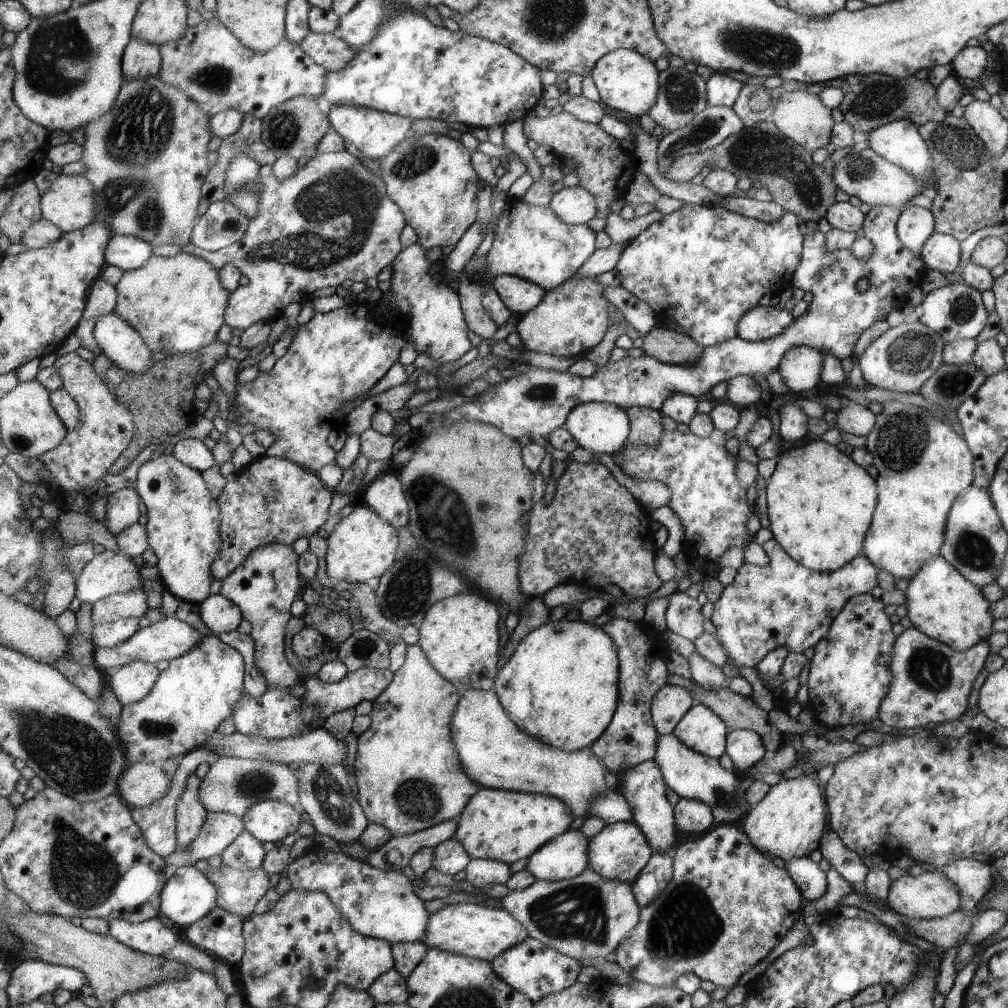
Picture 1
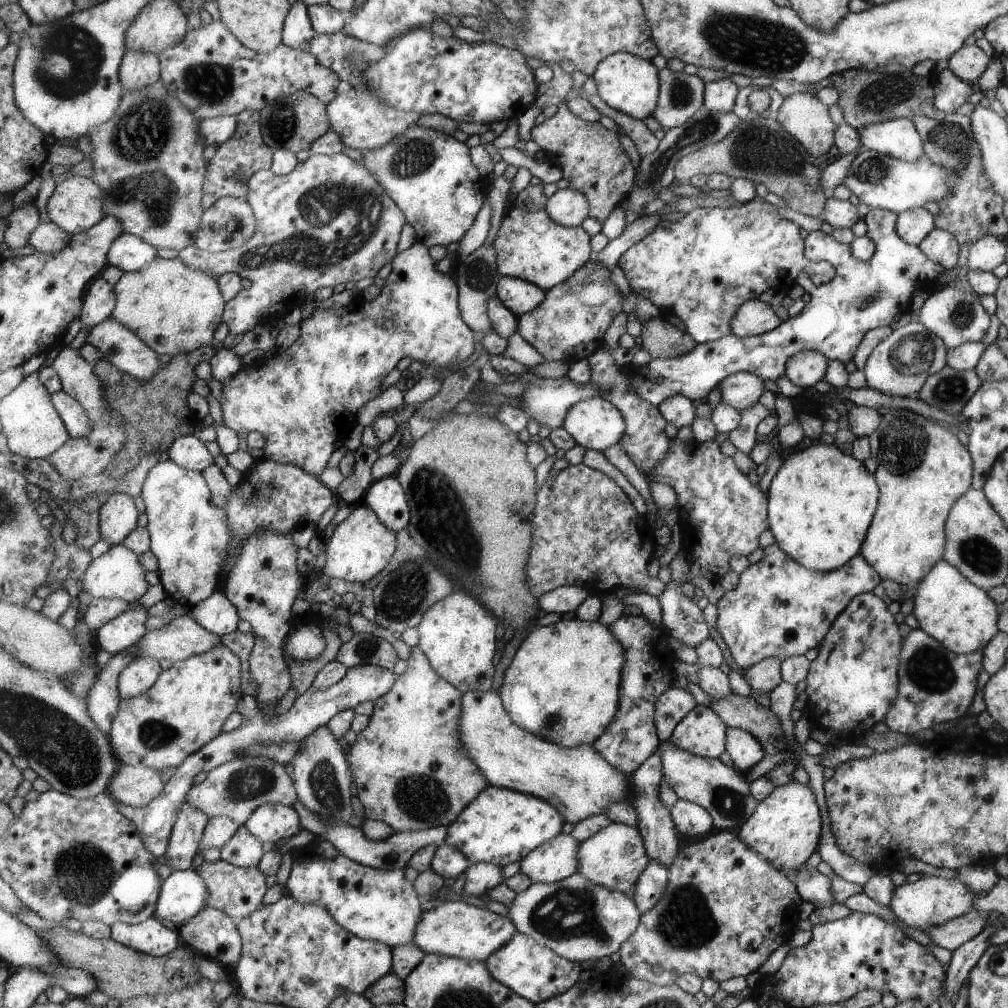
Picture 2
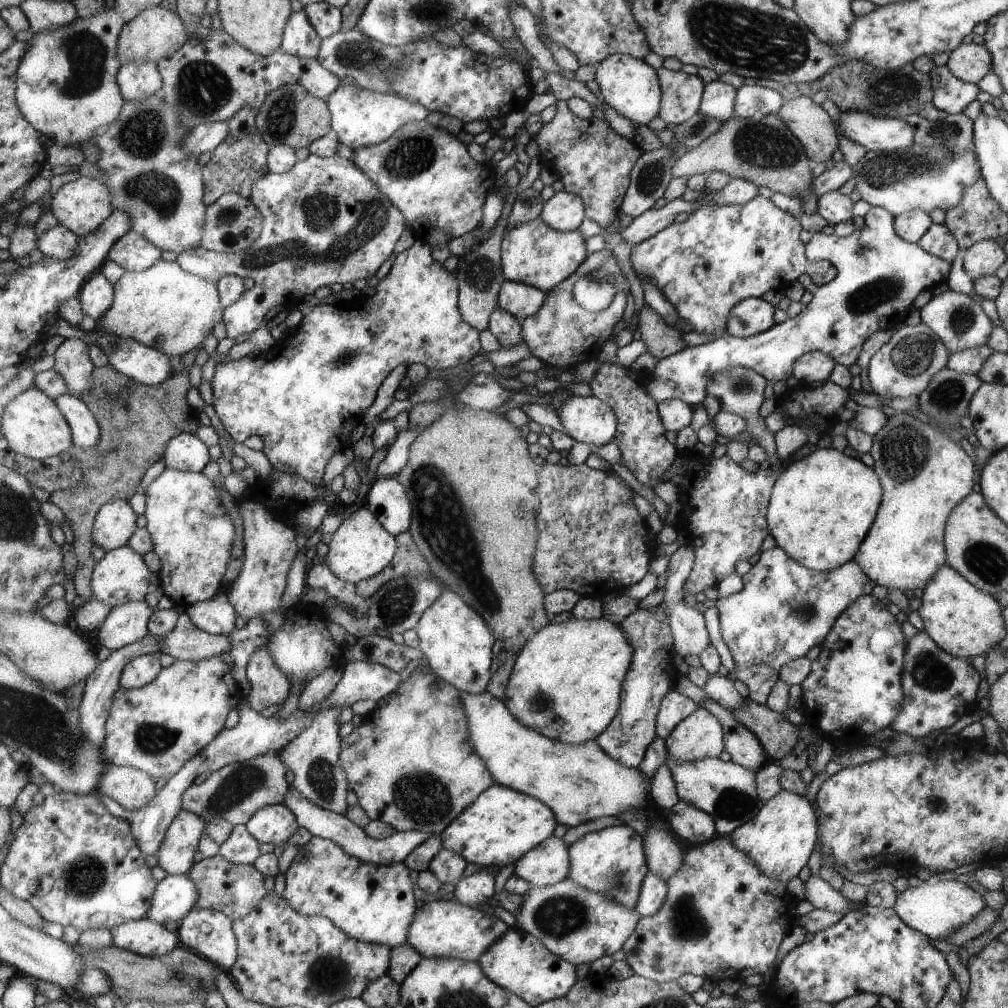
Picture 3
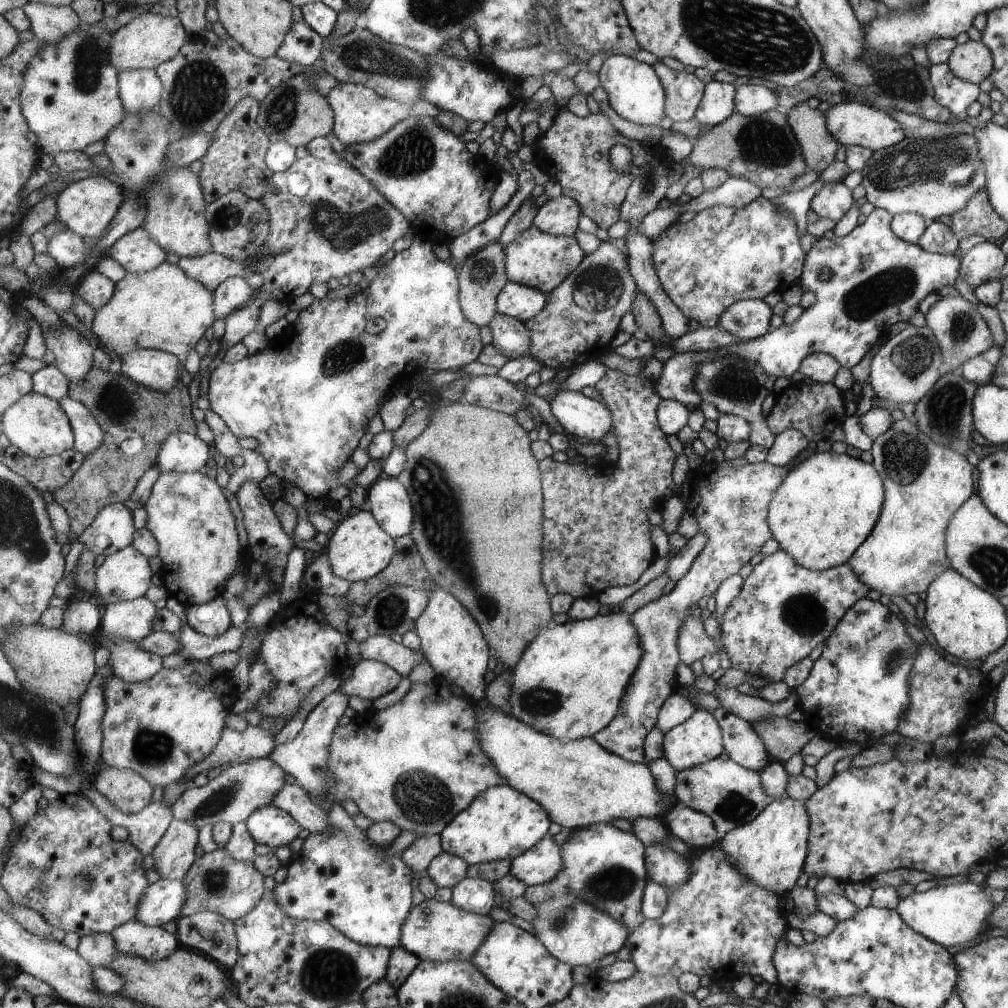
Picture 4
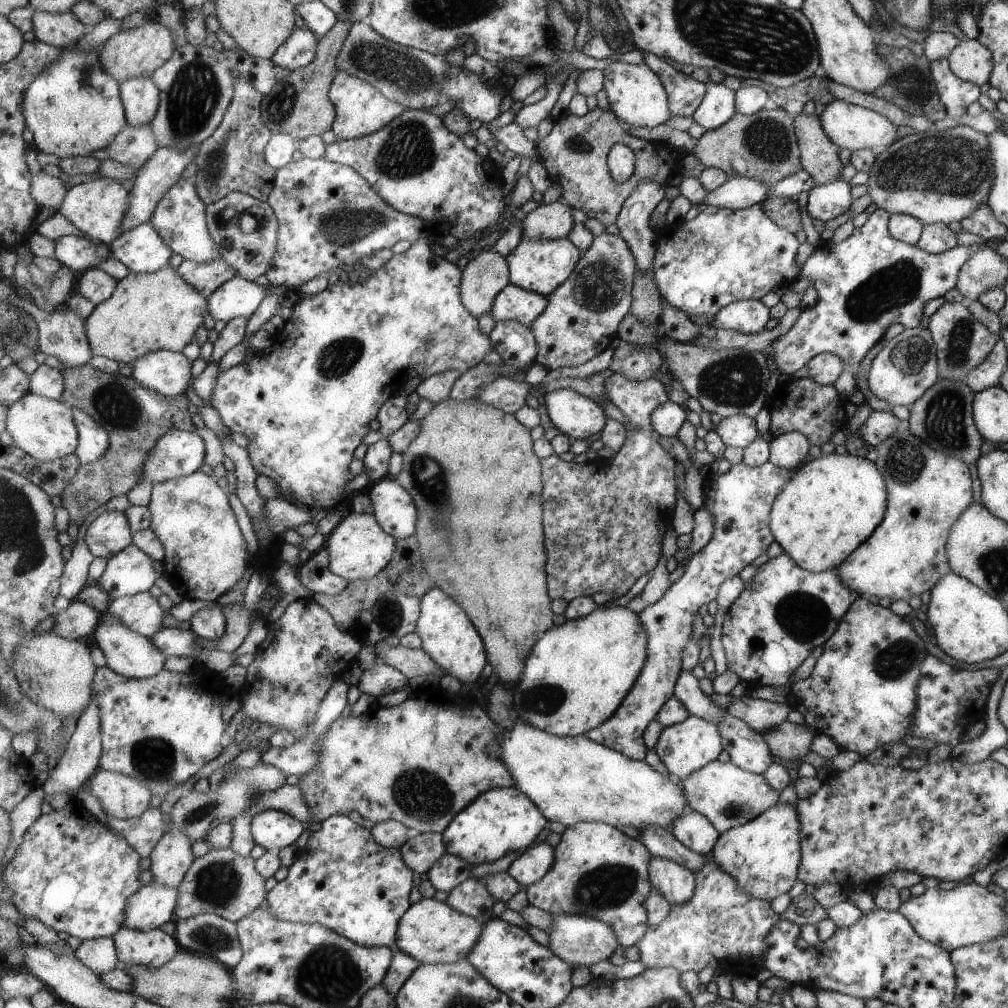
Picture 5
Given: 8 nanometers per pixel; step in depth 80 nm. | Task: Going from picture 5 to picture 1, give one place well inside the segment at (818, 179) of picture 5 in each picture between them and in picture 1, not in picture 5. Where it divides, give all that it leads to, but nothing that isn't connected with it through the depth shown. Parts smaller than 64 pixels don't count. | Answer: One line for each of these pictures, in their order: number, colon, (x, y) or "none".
1: (799, 115)
2: (801, 115)
3: (808, 121)
4: (809, 125)

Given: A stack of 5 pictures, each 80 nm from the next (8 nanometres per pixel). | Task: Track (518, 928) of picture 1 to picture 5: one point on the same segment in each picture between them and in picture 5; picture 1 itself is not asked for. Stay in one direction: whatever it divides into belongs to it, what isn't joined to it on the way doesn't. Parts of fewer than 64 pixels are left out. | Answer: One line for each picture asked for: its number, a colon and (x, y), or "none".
2: (454, 928)
3: (447, 928)
4: (437, 931)
5: (431, 931)

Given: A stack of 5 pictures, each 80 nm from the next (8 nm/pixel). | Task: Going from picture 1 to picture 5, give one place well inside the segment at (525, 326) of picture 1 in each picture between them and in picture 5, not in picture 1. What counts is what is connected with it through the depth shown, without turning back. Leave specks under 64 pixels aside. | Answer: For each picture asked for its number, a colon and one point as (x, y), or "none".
2: (570, 324)
3: (579, 316)
4: (581, 319)
5: (582, 319)

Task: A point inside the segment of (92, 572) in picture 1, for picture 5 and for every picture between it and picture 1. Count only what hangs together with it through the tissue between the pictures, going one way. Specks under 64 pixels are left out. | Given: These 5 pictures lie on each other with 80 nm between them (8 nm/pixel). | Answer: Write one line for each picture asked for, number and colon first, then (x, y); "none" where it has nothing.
2: (118, 573)
3: (121, 576)
4: (127, 574)
5: (132, 571)

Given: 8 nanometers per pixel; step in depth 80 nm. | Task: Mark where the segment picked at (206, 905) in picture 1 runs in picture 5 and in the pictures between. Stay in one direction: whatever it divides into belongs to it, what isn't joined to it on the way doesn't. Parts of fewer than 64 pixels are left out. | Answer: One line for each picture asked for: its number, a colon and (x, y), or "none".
2: (184, 893)
3: (176, 895)
4: (163, 901)
5: (151, 906)

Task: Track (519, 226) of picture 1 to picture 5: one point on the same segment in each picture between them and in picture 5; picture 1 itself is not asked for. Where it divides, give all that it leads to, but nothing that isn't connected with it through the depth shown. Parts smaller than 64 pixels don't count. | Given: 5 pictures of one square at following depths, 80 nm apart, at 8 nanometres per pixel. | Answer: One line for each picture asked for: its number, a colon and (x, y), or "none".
2: (531, 246)
3: (534, 253)
4: (539, 260)
5: (541, 266)

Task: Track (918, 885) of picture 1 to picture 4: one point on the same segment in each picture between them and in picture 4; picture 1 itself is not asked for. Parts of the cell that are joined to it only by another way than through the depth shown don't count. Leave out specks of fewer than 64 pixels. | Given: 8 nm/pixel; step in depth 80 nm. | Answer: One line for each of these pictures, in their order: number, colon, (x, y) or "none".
2: (929, 902)
3: (937, 908)
4: (954, 914)

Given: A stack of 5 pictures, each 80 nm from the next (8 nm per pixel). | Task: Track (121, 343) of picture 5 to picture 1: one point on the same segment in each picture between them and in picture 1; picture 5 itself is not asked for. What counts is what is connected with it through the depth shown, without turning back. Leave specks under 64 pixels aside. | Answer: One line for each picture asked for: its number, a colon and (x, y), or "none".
1: (178, 303)
2: (175, 309)
3: (165, 307)
4: (164, 309)

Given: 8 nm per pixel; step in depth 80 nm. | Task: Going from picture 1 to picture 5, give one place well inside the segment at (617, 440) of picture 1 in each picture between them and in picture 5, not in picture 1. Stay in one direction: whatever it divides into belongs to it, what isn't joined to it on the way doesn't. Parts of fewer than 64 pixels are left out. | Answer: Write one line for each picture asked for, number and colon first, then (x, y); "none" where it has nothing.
2: (596, 423)
3: (589, 419)
4: (583, 417)
5: (579, 416)

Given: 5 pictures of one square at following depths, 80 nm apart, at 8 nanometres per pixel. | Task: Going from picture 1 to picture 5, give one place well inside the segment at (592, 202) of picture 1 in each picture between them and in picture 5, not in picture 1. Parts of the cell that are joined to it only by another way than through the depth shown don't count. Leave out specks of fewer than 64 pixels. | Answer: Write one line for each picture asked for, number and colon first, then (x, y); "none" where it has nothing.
2: (568, 207)
3: (564, 211)
4: (560, 216)
5: (551, 221)

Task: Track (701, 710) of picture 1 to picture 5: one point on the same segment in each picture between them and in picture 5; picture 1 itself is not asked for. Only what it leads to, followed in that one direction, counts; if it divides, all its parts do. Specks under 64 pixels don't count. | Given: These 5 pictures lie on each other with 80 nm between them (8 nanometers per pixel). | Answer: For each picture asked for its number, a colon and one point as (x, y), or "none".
2: (701, 733)
3: (699, 736)
4: (692, 743)
5: (685, 747)

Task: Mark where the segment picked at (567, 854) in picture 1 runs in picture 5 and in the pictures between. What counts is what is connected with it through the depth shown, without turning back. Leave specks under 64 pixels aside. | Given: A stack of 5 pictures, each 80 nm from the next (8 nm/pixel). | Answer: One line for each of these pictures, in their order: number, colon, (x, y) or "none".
2: (555, 860)
3: (548, 864)
4: (540, 864)
5: (528, 868)

